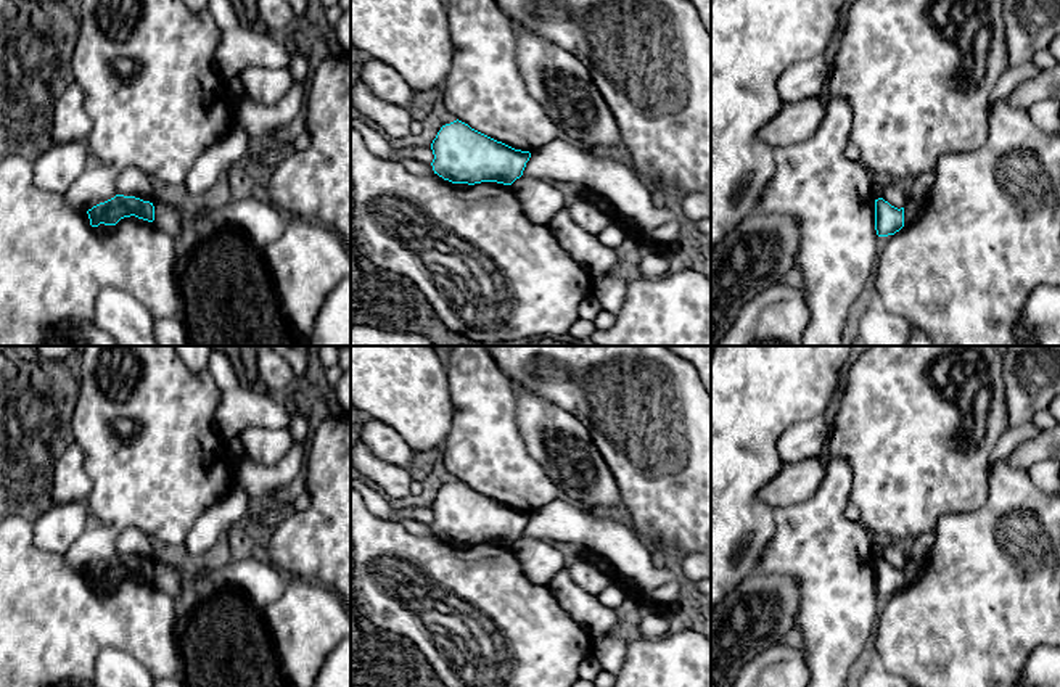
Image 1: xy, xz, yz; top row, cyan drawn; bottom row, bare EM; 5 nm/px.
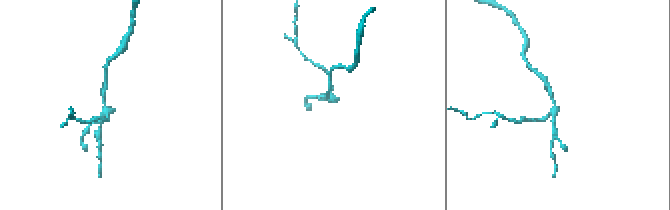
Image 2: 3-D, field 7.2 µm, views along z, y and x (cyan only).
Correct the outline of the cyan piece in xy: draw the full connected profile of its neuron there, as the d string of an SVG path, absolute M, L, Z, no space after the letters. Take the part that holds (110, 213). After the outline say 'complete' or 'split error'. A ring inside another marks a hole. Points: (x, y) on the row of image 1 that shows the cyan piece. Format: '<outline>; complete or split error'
M116 195L114 198L93 206L87 214L92 227L98 227L100 224L116 225L121 219L130 216L153 222L154 206L153 203L135 196Z; complete

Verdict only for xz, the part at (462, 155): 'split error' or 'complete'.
complete

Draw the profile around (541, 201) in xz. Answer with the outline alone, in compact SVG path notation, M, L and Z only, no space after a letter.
M520 177L512 185L523 211L534 224L548 225L550 220L566 209L563 195L550 180Z

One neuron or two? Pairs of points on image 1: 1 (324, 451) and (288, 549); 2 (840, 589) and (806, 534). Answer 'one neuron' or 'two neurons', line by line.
1: one neuron
2: one neuron

